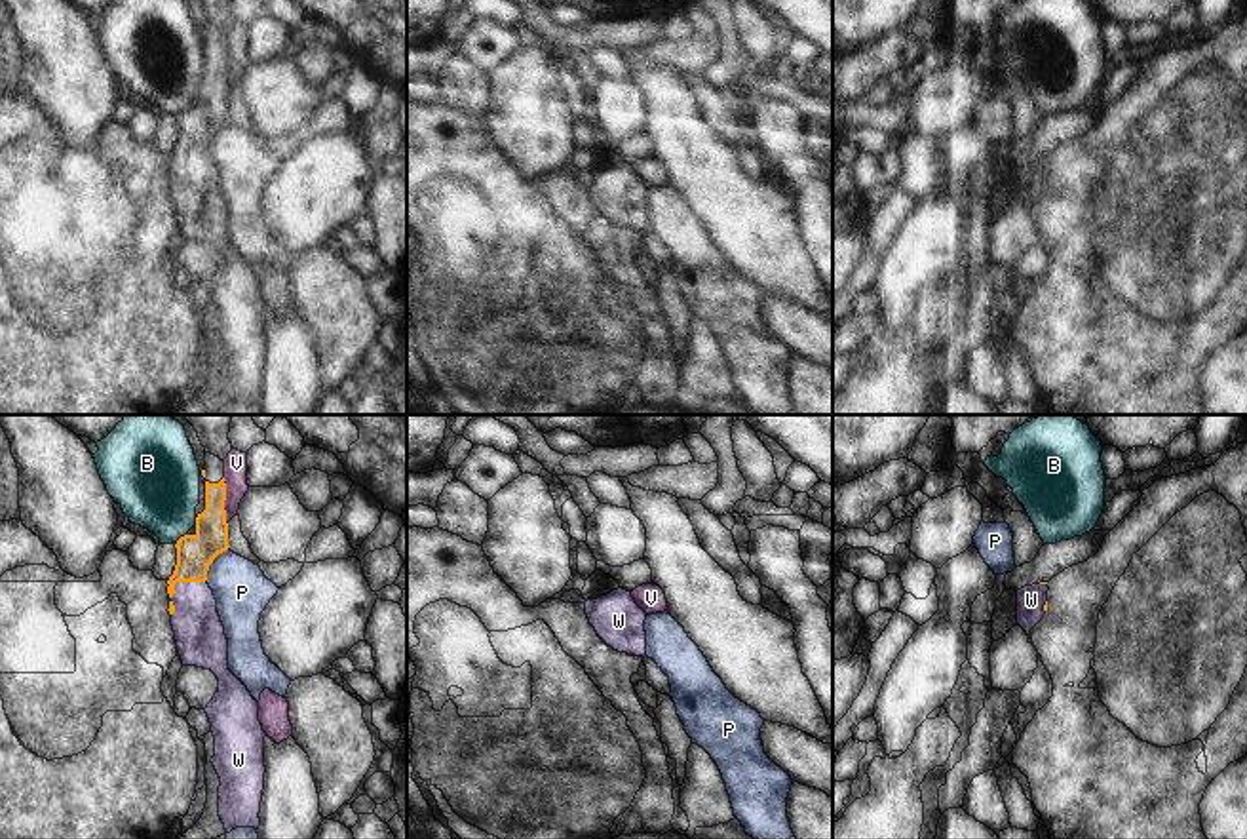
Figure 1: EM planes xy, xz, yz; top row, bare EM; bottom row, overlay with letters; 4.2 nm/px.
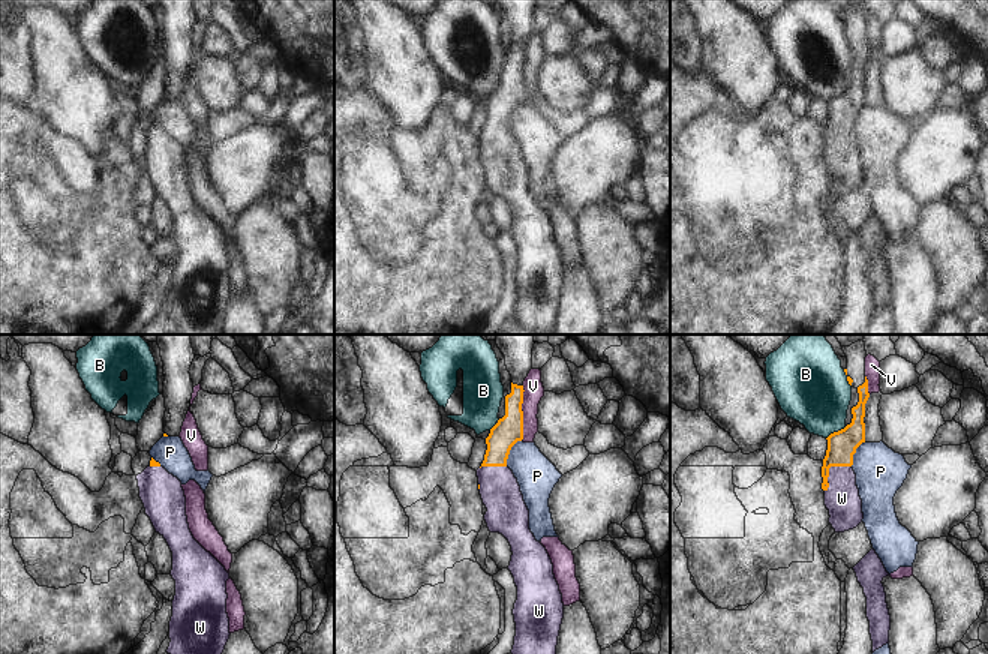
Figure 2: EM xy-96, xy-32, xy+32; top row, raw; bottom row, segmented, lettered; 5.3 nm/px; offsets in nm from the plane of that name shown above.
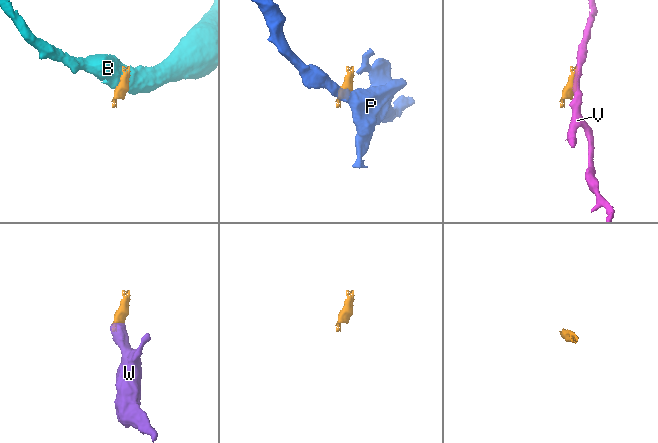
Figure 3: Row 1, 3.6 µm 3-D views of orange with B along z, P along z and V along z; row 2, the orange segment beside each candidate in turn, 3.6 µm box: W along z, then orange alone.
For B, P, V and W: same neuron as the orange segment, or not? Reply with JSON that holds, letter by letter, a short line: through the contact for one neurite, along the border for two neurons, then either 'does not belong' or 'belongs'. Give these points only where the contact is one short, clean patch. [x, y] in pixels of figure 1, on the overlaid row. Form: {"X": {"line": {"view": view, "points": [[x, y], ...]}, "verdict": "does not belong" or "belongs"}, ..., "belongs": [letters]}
{"B": {"line": {"view": "xy", "points": [[187, 533], [175, 545]]}, "verdict": "does not belong"}, "P": {"line": {"view": "xy", "points": [[227, 548], [213, 560], [204, 581]]}, "verdict": "does not belong"}, "V": {"line": {"view": "xy", "points": [[223, 478], [227, 524]]}, "verdict": "does not belong"}, "W": {"line": {"view": "xy", "points": [[194, 552], [192, 567], [173, 586], [192, 605], [200, 638]]}, "verdict": "belongs"}, "belongs": ["W"]}

